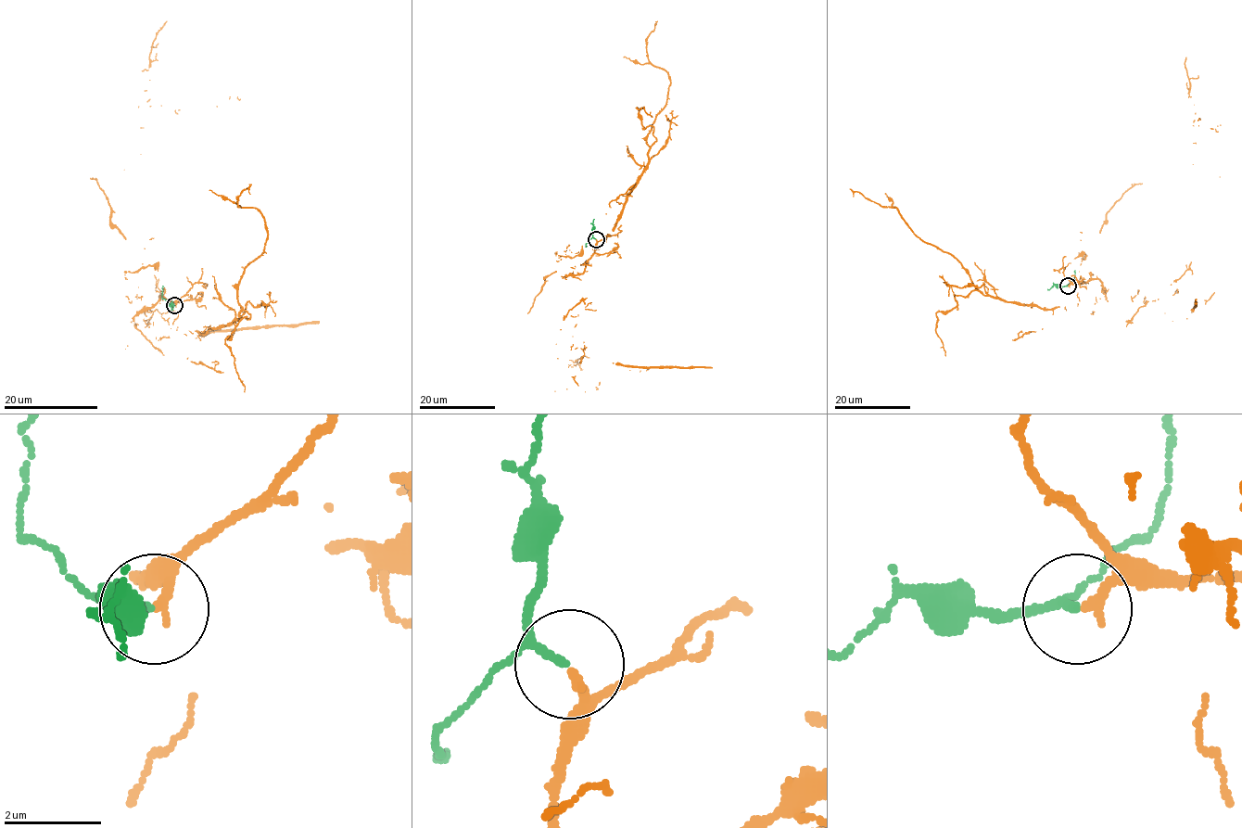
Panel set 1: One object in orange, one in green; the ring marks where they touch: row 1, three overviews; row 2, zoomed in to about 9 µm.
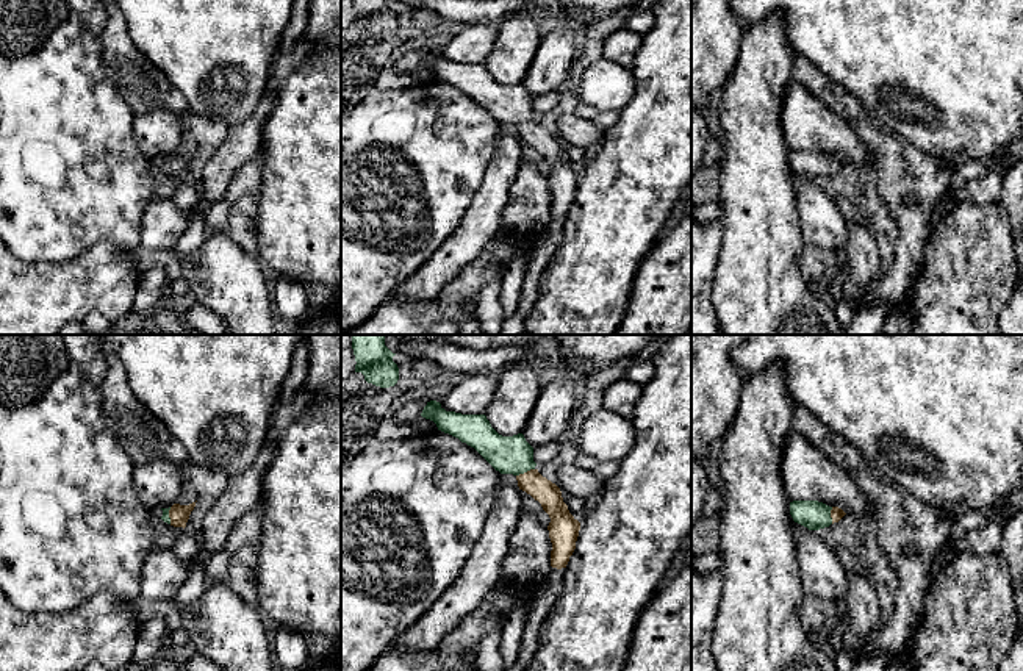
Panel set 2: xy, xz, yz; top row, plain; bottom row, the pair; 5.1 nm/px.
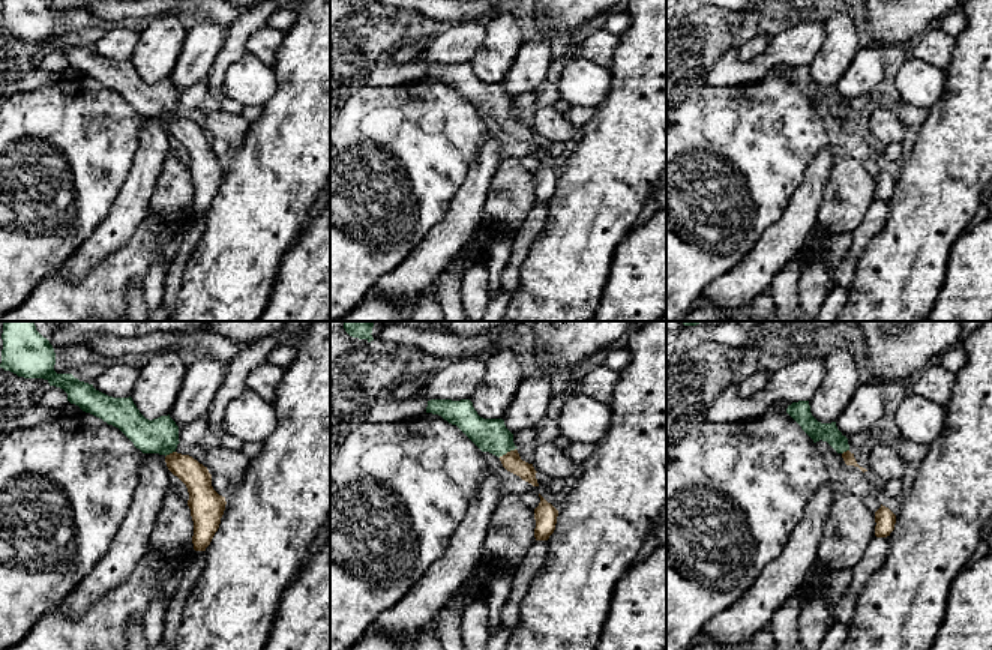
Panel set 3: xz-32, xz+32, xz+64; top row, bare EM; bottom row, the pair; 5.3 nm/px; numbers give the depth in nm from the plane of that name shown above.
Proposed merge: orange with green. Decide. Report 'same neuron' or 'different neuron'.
same neuron

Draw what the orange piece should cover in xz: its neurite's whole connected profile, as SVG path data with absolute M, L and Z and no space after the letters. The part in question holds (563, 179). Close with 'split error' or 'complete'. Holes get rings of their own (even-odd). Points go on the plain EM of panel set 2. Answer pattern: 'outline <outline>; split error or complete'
outline M436 50L427 52L421 66L433 70L438 80L474 97L501 124L516 127L519 139L538 150L551 167L547 175L552 192L551 216L566 217L576 199L580 172L569 163L560 138L535 117L533 97L524 84L502 86L485 64L446 61Z; split error

